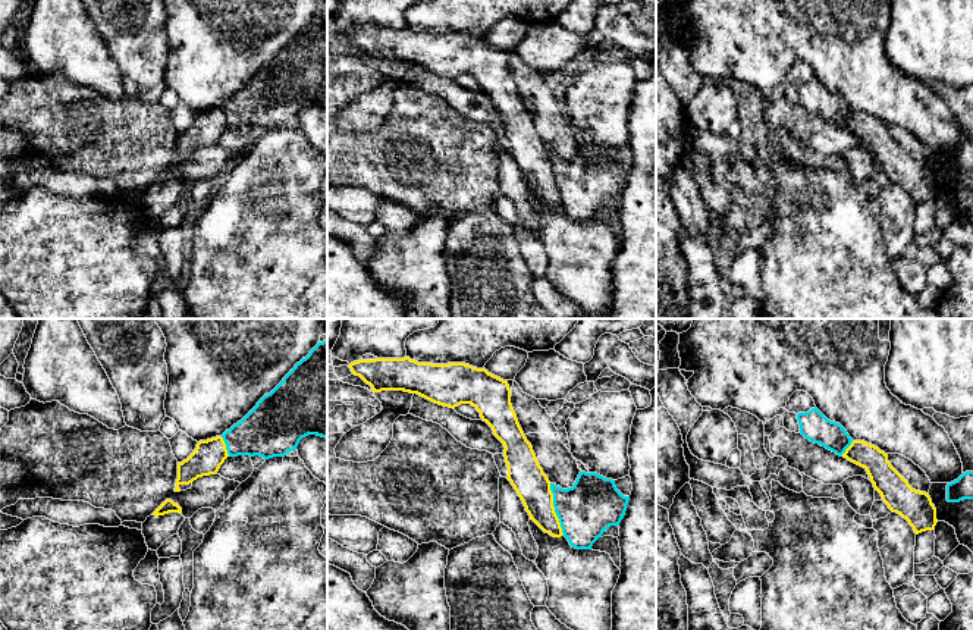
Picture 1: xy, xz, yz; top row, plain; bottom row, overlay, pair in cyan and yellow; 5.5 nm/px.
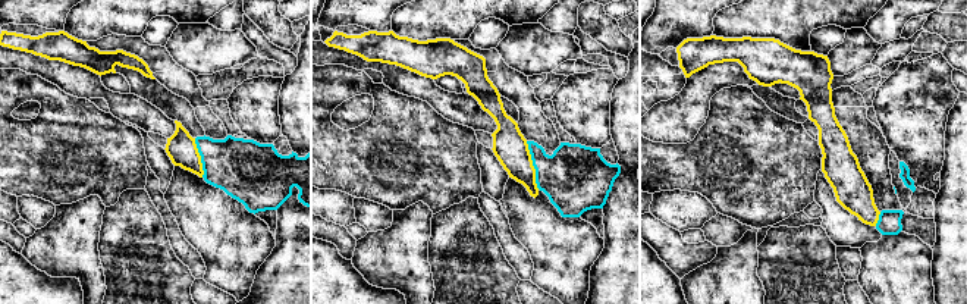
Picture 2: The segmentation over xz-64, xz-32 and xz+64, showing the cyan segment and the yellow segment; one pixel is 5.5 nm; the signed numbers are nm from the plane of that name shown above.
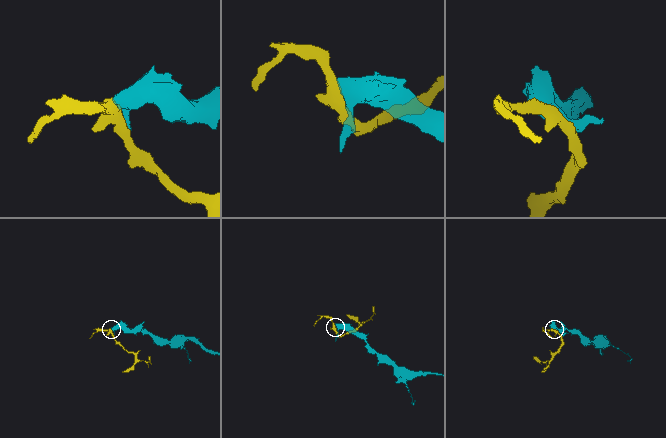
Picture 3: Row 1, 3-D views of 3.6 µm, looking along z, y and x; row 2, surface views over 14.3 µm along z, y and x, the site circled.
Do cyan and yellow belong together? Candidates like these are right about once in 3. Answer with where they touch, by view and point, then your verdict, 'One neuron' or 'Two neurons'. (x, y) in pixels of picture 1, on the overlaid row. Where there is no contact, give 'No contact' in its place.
Touches cyan at xz (555, 508). Two neurons

